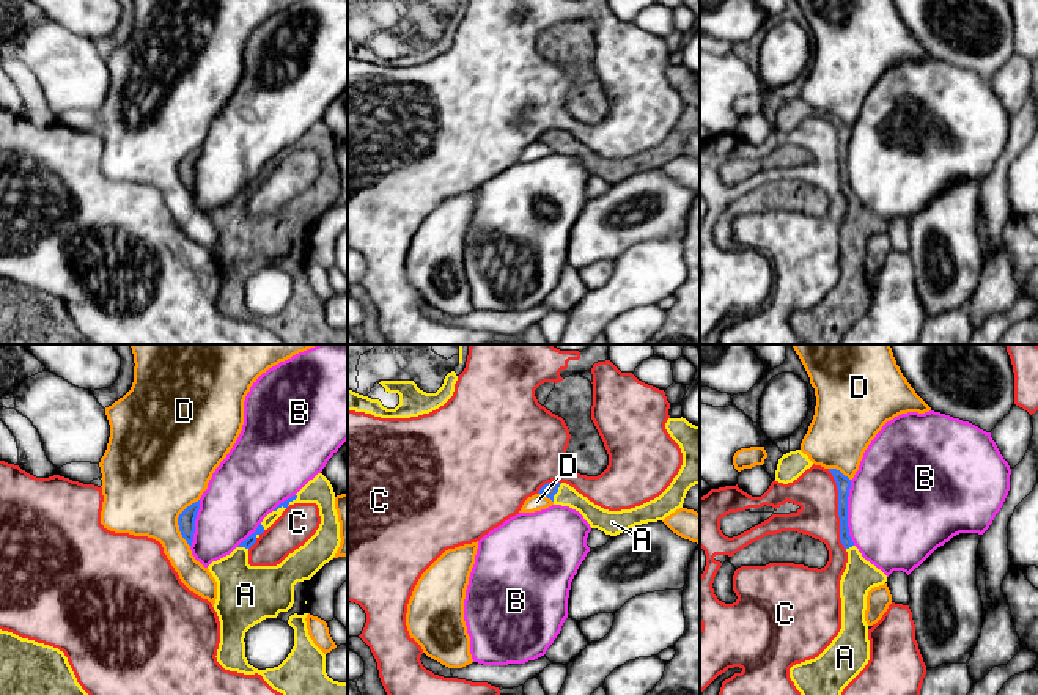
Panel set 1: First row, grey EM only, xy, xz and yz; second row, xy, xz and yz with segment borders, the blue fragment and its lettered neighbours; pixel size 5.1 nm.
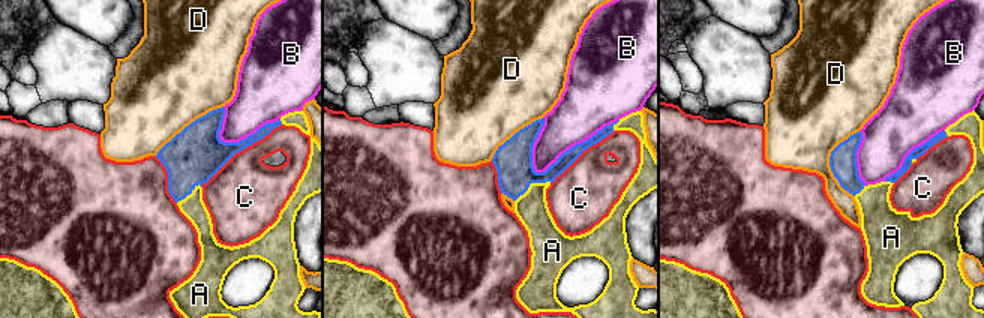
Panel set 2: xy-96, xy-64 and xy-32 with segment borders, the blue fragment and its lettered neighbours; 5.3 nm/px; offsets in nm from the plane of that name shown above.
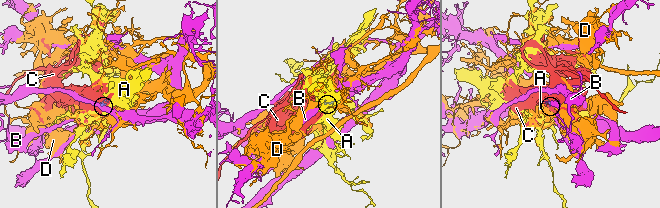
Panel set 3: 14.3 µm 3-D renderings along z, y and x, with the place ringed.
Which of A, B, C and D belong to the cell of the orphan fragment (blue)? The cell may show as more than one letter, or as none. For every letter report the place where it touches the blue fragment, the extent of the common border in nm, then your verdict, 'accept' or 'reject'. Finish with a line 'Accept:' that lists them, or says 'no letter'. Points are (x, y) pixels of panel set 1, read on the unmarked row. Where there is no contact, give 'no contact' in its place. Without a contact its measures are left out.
A: meets blue in xz at (557, 139); contact 110 nm long; accept
B: meets blue in yz at (846, 161); contact 340 nm long; reject
C: meets blue in yz at (839, 158); contact 420 nm long; reject
D: meets blue in xy at (178, 169); contact 260 nm long; reject
Accept: A

